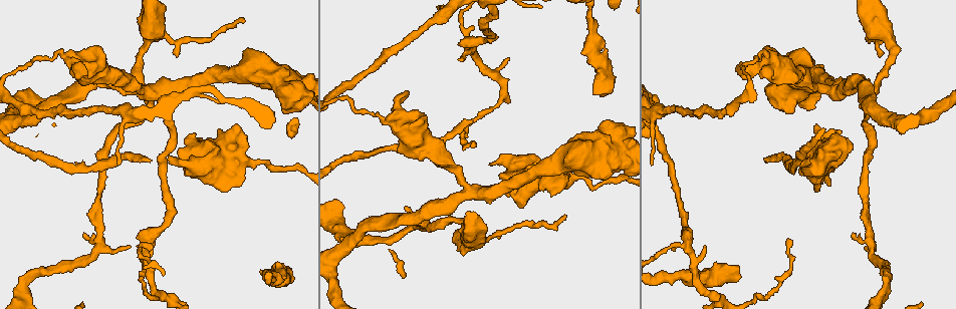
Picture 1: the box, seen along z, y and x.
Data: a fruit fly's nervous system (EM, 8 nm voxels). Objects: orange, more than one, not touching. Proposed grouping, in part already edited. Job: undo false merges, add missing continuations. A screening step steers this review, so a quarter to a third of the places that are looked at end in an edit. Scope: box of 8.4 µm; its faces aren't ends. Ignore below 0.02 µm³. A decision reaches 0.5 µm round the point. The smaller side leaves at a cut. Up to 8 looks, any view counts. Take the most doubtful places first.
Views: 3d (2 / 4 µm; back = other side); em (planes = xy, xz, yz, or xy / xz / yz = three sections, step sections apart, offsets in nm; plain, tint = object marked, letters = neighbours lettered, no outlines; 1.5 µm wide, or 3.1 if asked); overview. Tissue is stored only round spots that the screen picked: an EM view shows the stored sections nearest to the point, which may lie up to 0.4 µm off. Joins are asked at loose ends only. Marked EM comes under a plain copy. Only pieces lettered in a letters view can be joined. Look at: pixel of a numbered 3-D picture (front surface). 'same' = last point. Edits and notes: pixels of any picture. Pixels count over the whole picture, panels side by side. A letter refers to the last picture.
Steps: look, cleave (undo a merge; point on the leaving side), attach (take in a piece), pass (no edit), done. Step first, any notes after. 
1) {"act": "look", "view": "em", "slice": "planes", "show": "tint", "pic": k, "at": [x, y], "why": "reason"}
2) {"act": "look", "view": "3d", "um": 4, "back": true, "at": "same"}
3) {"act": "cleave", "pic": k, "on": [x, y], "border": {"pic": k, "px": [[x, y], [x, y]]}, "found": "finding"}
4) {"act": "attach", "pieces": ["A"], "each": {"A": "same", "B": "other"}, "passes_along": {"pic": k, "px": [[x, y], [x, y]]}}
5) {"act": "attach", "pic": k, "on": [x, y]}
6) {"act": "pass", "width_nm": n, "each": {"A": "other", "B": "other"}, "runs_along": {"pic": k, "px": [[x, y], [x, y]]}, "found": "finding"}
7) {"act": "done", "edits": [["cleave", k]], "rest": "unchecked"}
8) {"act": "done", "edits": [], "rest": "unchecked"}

{"act": "look", "view": "em", "slice": "xy", "step": 8, "show": "letters", "pic": 1, "at": [767, 158], "why": "tapers out"}

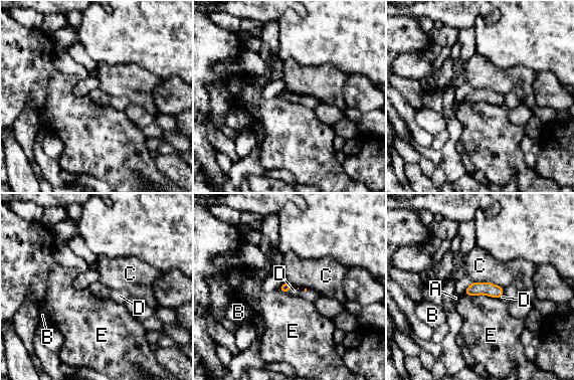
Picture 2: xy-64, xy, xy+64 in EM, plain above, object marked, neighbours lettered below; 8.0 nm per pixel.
{"act": "attach", "pieces": ["D"], "each": {"A": "other", "B": "other", "C": "other", "D": "same", "E": "other"}, "passes_along": {"pic": 2, "px": [[285, 287], [290, 288], [311, 295]]}, "found": "it goes on there"}

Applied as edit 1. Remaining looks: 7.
{"act": "look", "view": "em", "slice": "xz", "step": 4, "show": "letters", "pic": 1, "at": [272, 269], "why": "an open end"}

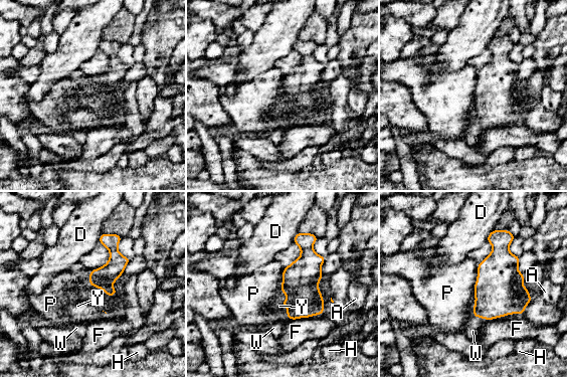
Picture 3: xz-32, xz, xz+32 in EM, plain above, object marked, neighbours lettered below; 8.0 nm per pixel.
{"act": "look", "view": "em", "slice": "planes", "show": "letters", "at": "same"}

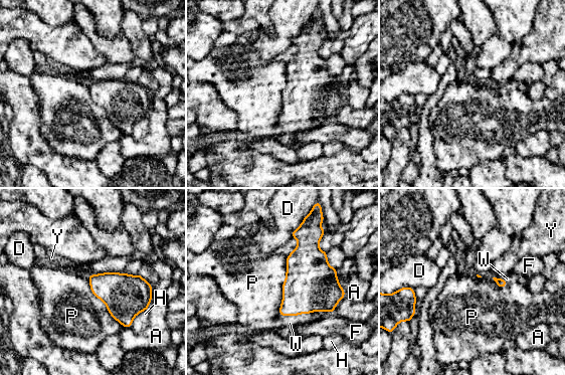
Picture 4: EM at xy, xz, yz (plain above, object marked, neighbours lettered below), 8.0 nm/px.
{"act": "attach", "pieces": ["W"], "longest_contact_nm": ["P", 460], "each": {"A": "other", "D": "other", "F": "other", "H": "other", "P": "other", "W": "same", "Y": "other"}, "found": "it goes on there"}

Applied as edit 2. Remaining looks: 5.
{"act": "look", "view": "3d", "um": 2, "pic": 1, "at": [738, 69], "why": "free end"}

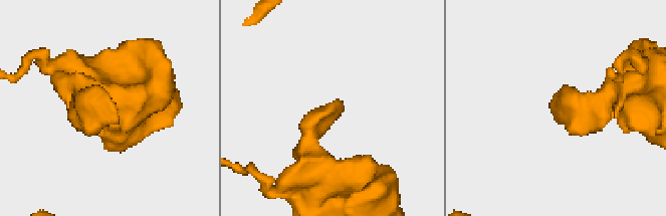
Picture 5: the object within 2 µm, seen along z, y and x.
{"act": "look", "view": "em", "slice": "planes", "show": "letters", "pic": 5, "at": [117, 110], "why": "shape alone is not enough"}

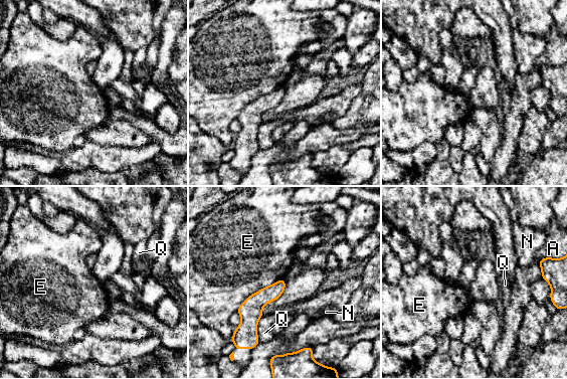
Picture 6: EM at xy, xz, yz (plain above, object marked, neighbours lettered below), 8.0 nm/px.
{"act": "pass", "longest_contact_nm": ["E", 460], "each": {"A": "other", "E": "other", "N": "other", "Q": "other"}, "border": {"pic": 6, "px": [[281, 278], [252, 293], [236, 312]]}, "found": "no lettered piece goes on from it"}

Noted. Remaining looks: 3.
{"act": "done", "edits": [["attach", 2], ["attach", 4]], "rest": "unchecked"}

